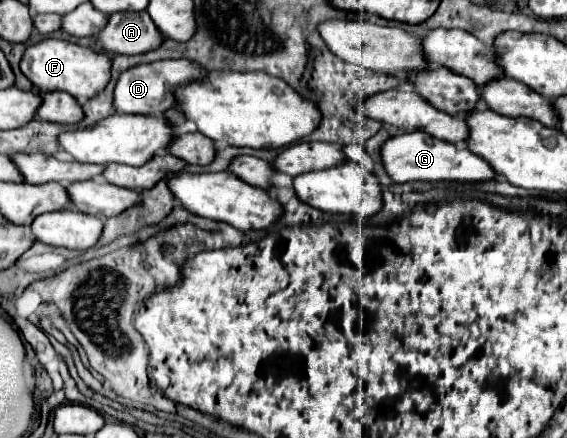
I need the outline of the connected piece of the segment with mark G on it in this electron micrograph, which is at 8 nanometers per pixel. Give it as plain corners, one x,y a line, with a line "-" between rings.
411,131
389,137
381,145
381,161
395,183
409,181
485,181
493,179
495,171
491,165
483,161
479,155
471,153
465,145
455,145
449,141
441,141
425,131

